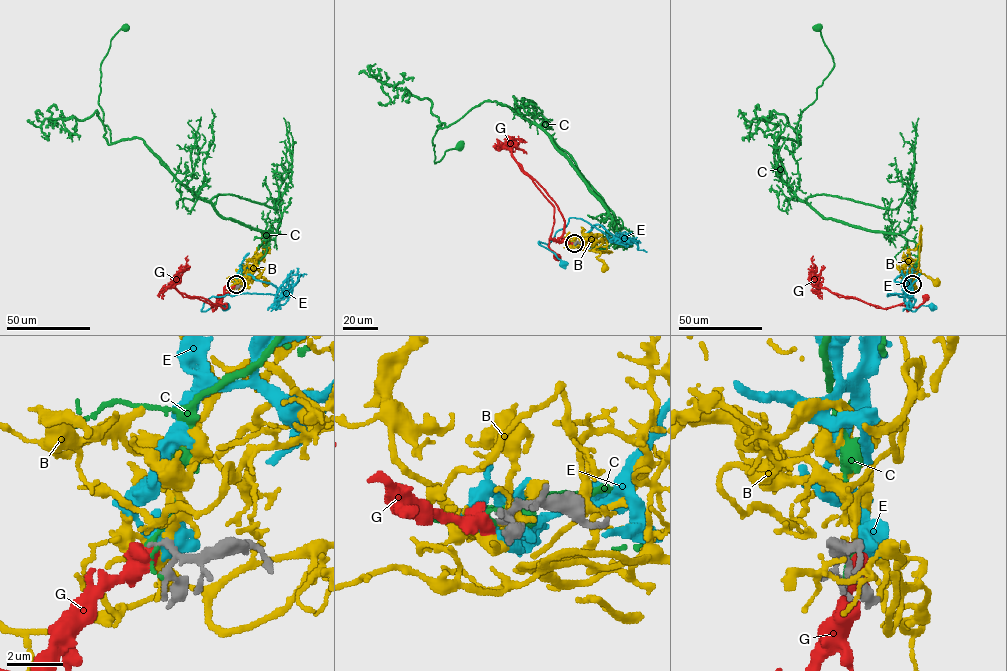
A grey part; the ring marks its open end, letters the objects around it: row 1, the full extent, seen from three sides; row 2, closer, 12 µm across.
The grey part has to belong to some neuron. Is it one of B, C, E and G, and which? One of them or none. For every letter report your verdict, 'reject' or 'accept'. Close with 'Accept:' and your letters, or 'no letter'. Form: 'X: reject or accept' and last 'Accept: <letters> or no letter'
B: accept
C: reject
E: reject
G: reject
Accept: B

